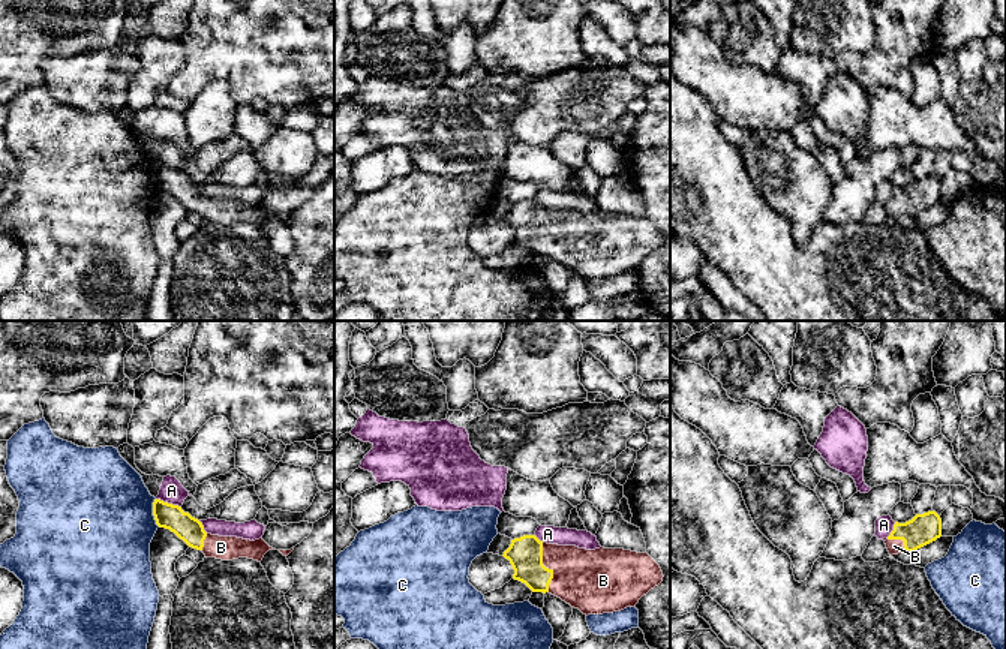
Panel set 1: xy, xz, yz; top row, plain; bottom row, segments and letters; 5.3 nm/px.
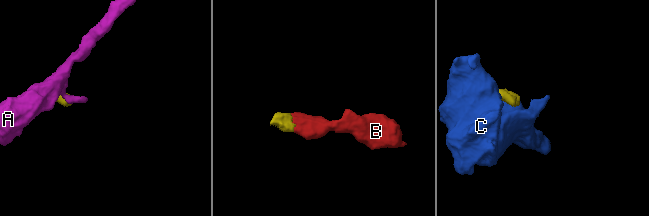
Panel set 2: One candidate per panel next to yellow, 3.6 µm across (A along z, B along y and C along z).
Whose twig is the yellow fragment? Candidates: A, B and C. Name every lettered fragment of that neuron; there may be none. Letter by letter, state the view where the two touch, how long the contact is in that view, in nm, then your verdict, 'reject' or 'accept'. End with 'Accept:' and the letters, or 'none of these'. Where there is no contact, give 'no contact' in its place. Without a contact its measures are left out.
A: xy | 140 nm | reject
B: xz | 260 nm | accept
C: xy | 160 nm | reject
Accept: B

